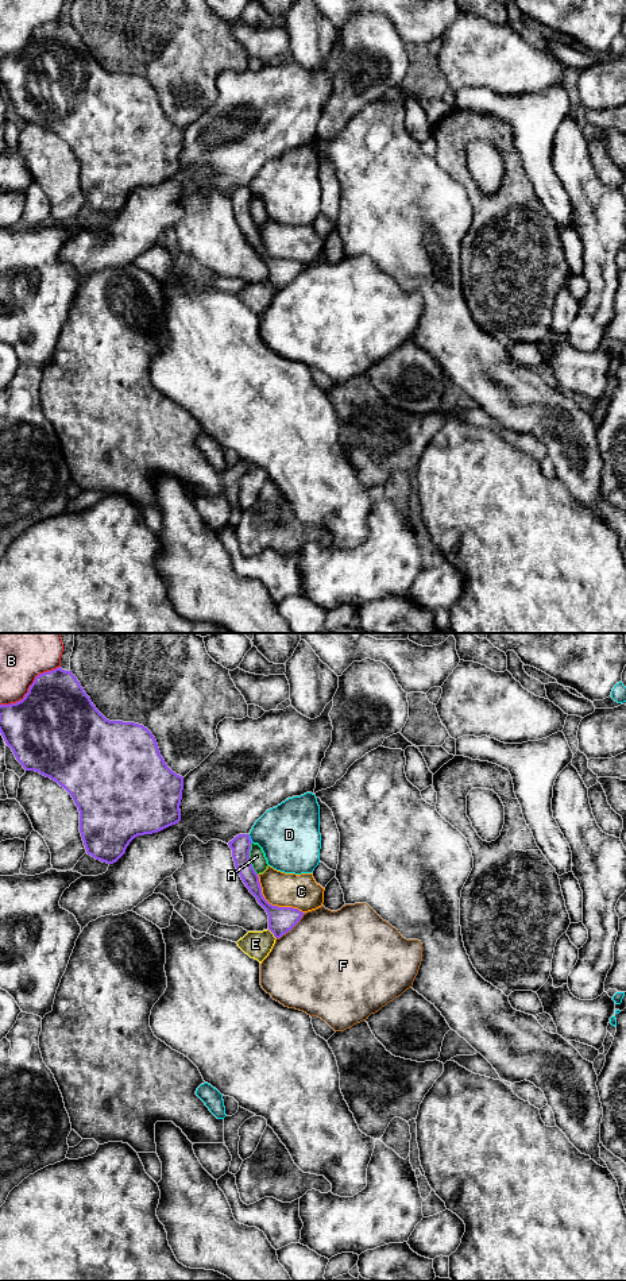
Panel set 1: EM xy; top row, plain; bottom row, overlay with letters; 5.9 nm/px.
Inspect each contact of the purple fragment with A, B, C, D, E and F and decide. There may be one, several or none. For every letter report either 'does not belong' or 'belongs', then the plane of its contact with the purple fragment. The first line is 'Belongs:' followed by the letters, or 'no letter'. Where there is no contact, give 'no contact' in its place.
Belongs: no letter
A: does not belong | xy
B: does not belong | xy
C: does not belong | xy
D: does not belong | xy
E: does not belong | xy
F: does not belong | xy

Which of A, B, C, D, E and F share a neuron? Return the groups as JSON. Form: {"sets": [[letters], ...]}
{"sets": [["A"], ["B"], ["C"], ["D"], ["E"], ["F"]]}

